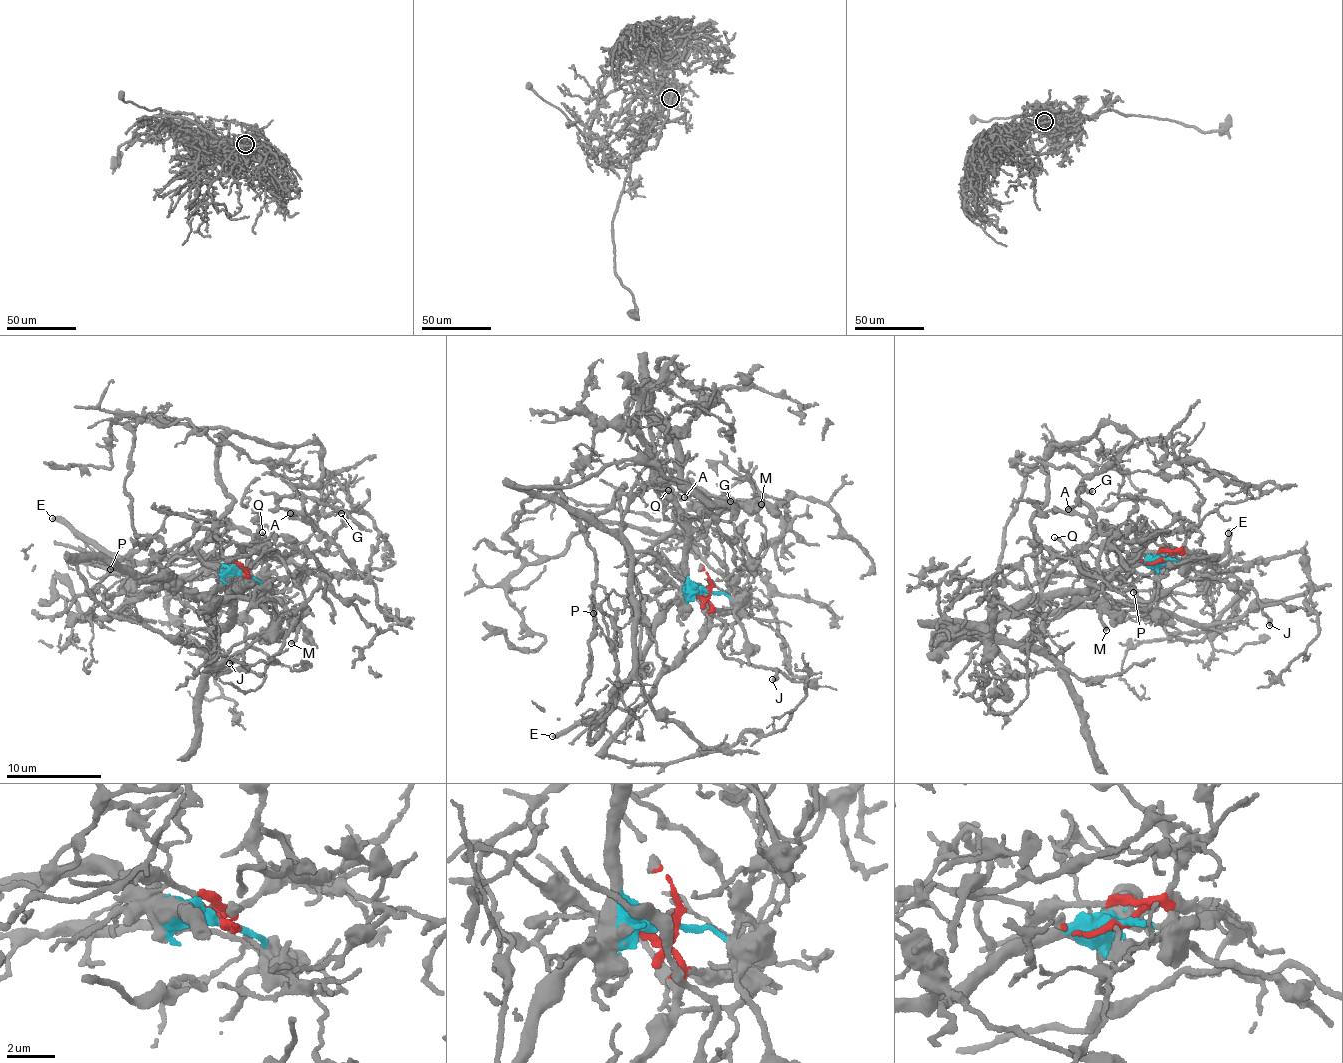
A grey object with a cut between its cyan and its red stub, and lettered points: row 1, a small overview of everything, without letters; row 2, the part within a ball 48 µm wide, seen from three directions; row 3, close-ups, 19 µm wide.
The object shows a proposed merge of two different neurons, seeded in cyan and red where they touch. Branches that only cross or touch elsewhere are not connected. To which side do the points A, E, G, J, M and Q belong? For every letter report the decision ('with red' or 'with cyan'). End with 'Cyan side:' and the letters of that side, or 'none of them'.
A: with red
E: with cyan
G: with red
J: with cyan
M: with cyan
Q: with cyan
Cyan side: E, J, M, Q

